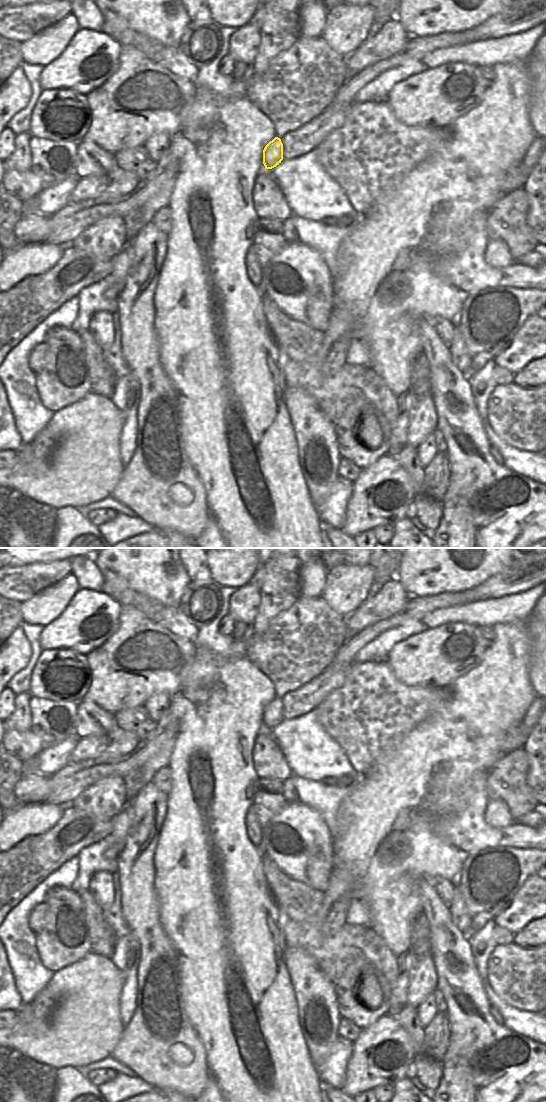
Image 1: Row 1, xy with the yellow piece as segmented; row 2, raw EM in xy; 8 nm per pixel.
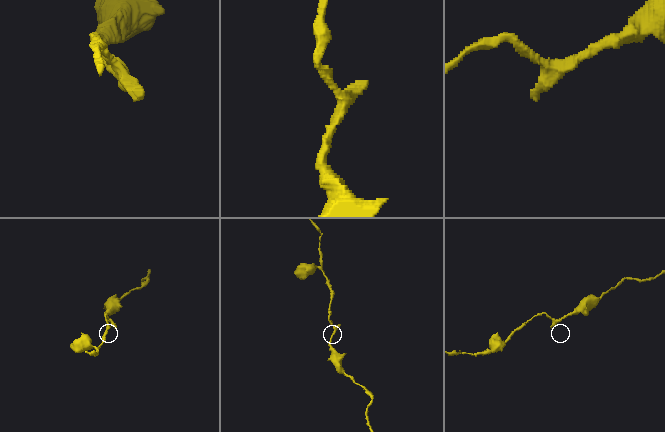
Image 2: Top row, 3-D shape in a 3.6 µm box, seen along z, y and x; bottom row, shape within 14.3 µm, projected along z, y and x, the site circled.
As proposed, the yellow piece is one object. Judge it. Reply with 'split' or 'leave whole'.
leave whole

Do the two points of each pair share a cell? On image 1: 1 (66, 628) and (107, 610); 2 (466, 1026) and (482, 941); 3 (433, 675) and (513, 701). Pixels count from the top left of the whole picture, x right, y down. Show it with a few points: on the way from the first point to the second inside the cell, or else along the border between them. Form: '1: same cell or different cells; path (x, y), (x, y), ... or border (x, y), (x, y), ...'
1: same cell; path (77, 625), (100, 605)
2: different cells; border (471, 946), (474, 965), (485, 991)
3: different cells; border (472, 668), (456, 678), (448, 686)

